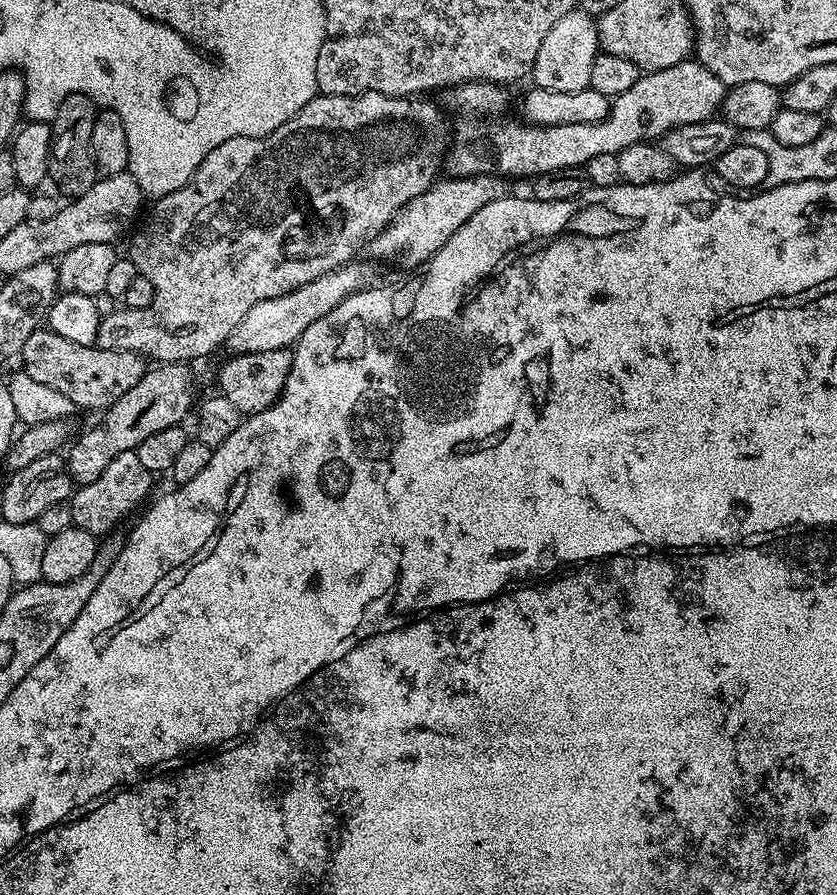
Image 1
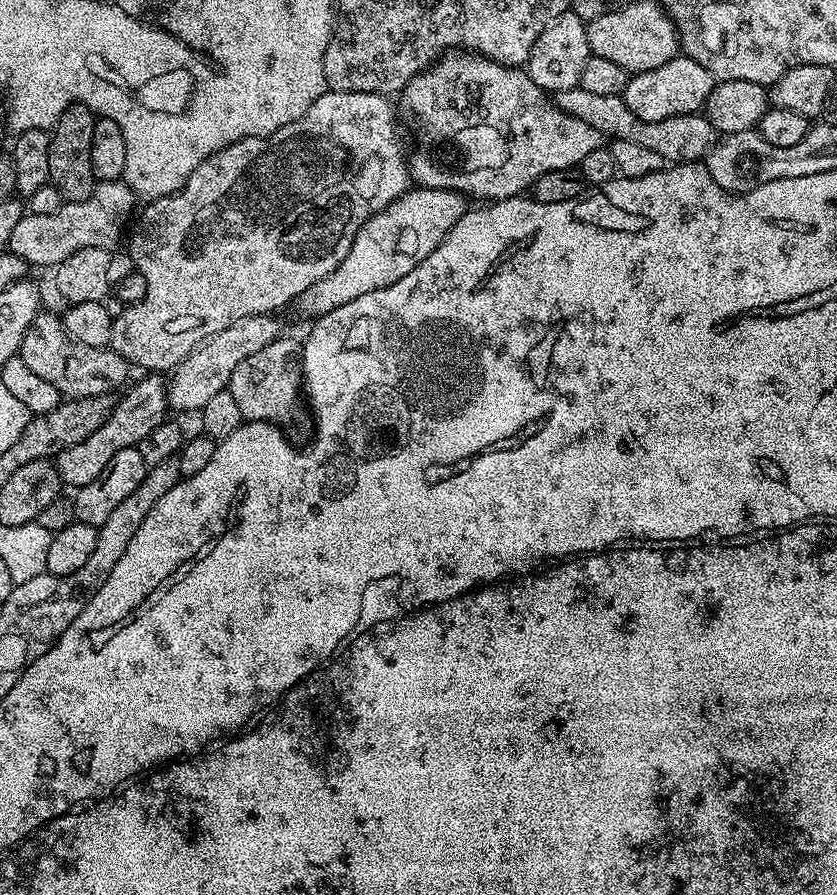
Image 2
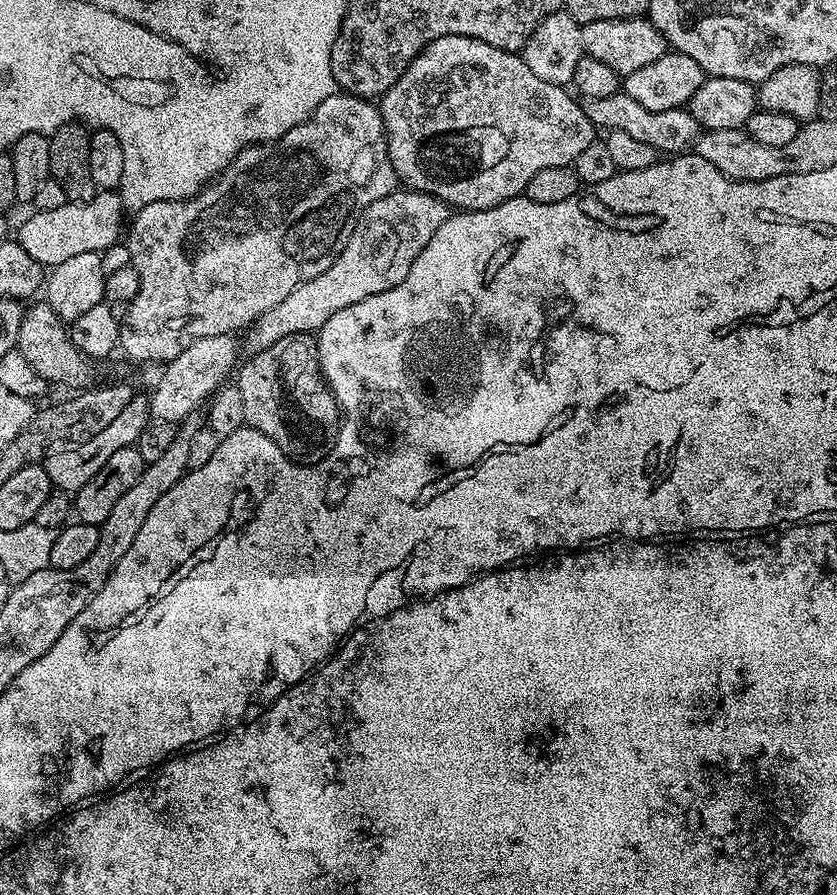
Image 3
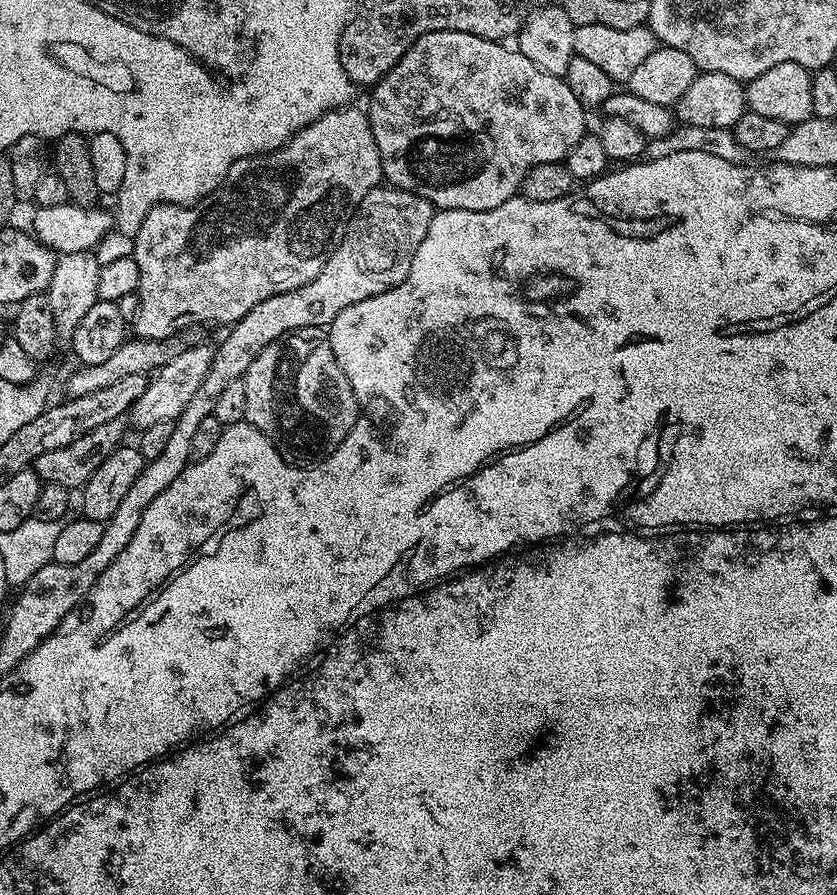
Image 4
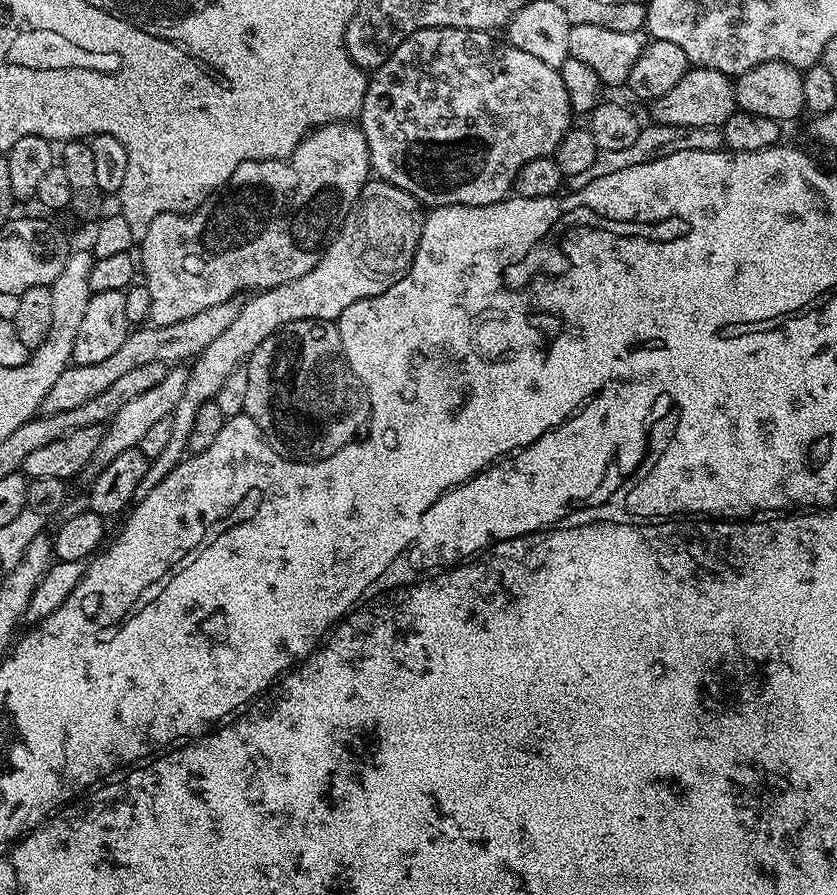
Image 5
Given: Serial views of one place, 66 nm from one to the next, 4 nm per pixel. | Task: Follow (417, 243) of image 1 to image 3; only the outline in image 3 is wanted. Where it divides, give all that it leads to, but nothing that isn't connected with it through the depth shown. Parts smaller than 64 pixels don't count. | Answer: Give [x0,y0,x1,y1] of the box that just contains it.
[243,190,449,354]

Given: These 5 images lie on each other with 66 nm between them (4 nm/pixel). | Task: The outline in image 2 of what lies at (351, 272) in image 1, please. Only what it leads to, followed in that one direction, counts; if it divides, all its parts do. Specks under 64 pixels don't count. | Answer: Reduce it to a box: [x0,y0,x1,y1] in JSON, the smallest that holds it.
[168,314,282,413]

